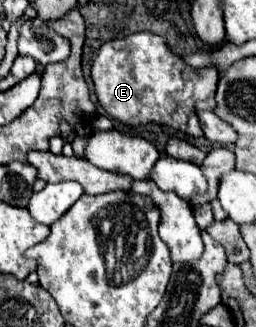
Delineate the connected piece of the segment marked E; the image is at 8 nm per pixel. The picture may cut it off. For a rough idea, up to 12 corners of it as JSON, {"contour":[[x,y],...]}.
{"contour":[[159,34],[109,40],[91,64],[97,100],[129,126],[203,136],[219,72]]}

